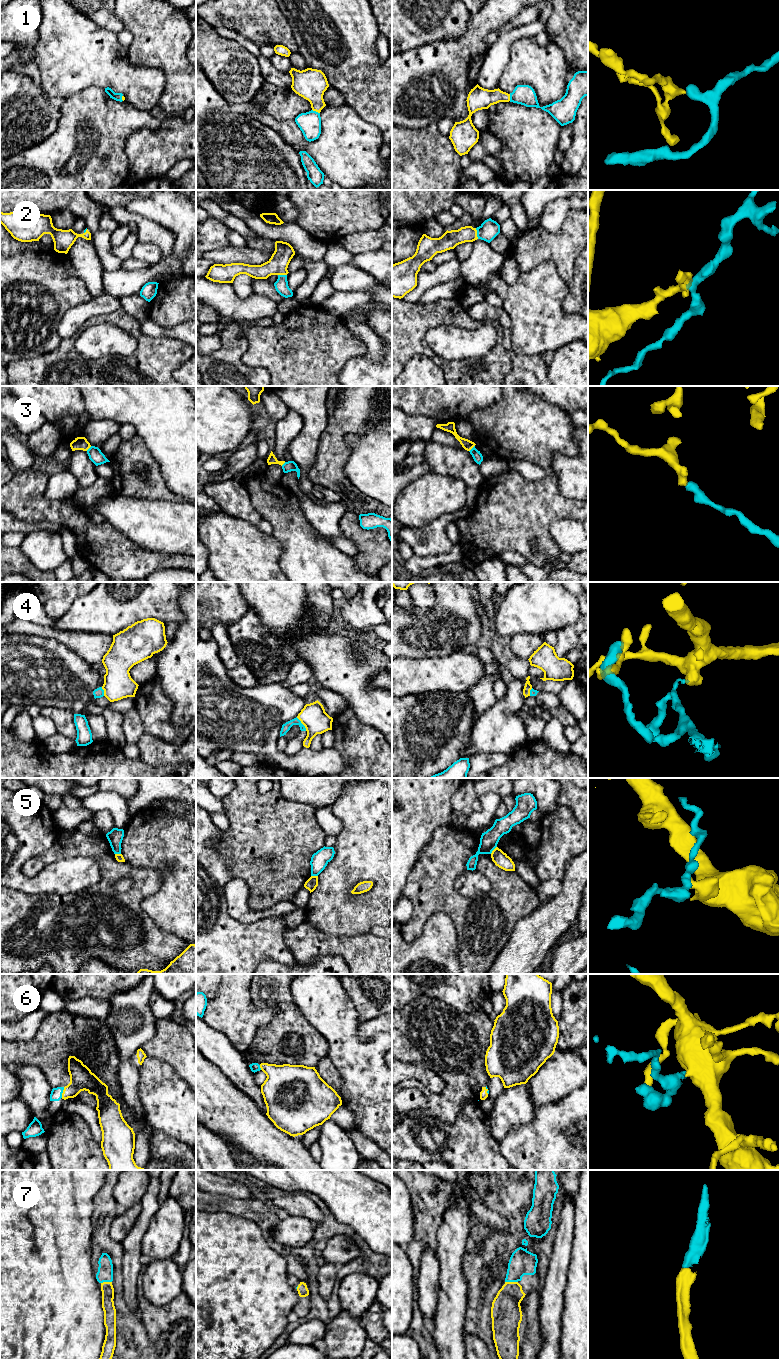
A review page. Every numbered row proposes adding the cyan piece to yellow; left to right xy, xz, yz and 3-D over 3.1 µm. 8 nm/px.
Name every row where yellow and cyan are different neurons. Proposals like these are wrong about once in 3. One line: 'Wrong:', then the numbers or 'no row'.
Wrong: 4, 5

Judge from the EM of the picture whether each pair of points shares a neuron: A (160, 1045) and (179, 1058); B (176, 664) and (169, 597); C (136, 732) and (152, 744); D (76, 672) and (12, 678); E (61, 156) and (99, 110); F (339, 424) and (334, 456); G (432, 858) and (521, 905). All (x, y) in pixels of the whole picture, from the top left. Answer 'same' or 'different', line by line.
A: same
B: different
C: different
D: same
E: same
F: same
G: same

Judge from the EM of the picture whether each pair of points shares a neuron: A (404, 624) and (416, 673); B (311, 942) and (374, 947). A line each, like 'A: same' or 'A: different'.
A: different
B: same

